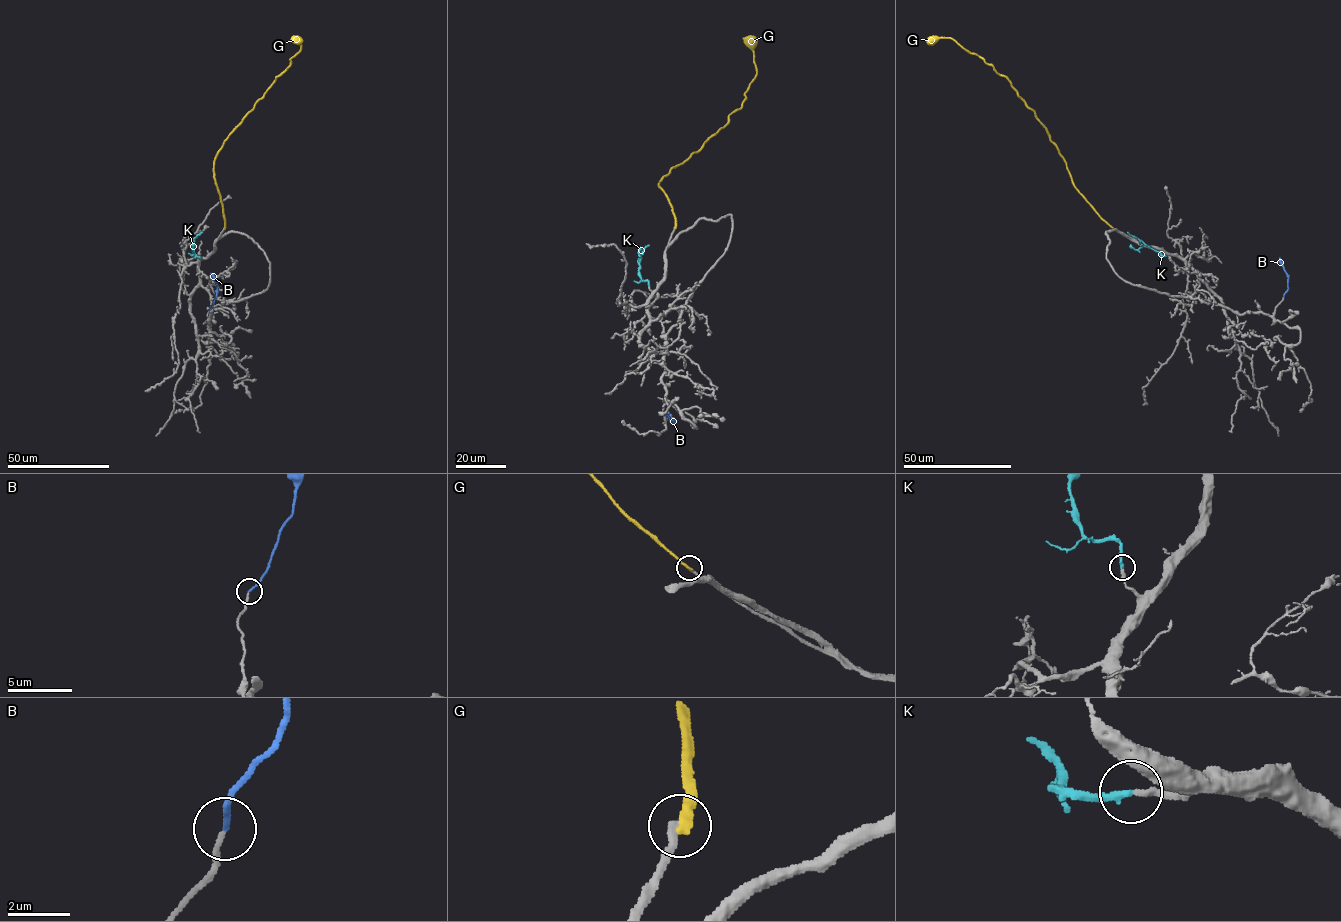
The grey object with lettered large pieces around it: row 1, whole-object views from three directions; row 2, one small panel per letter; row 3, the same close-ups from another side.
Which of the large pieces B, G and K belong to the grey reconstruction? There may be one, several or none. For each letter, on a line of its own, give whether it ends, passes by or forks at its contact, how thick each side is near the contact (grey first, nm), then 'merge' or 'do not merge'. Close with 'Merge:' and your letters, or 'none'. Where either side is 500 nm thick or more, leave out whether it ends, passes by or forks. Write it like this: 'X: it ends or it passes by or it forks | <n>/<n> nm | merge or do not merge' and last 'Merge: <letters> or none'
B: it ends | 170/180 nm | merge
G: it ends | 220/260 nm | do not merge
K: it ends | 240/240 nm | merge
Merge: B, K

